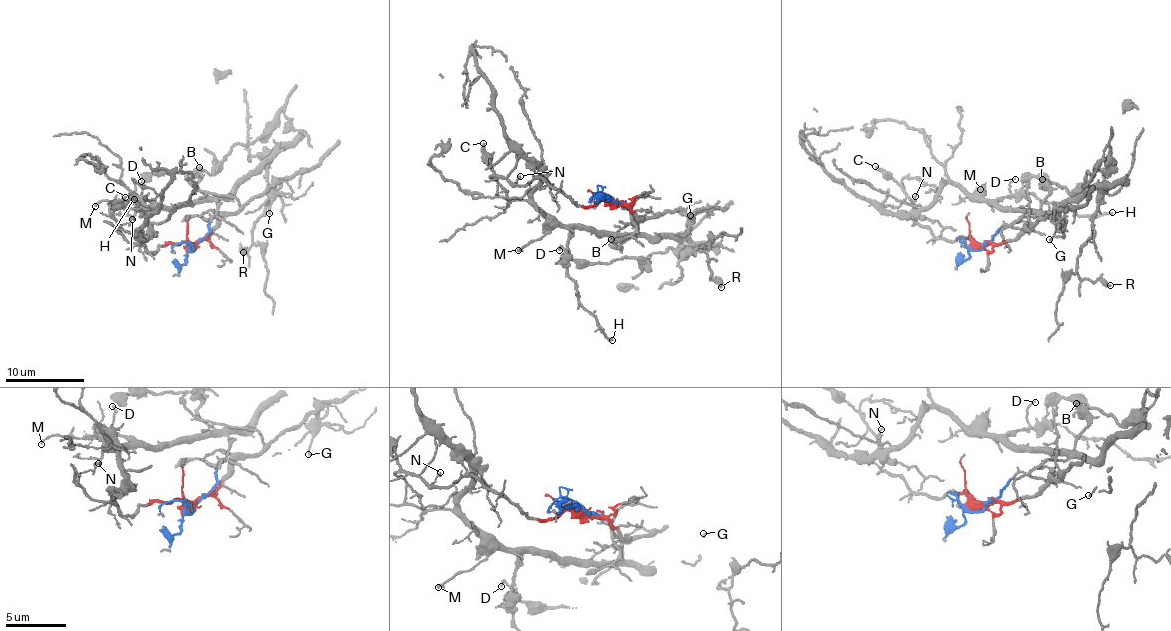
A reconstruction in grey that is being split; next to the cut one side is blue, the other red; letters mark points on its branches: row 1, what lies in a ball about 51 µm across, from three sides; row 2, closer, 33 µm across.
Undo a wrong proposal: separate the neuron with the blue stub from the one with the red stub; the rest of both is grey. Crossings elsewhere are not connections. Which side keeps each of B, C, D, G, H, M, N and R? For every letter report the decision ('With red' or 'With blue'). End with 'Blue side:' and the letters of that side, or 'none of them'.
B: With blue
C: With red
D: With blue
G: With red
H: With blue
M: With blue
N: With red
R: With blue
Blue side: B, D, H, M, R

